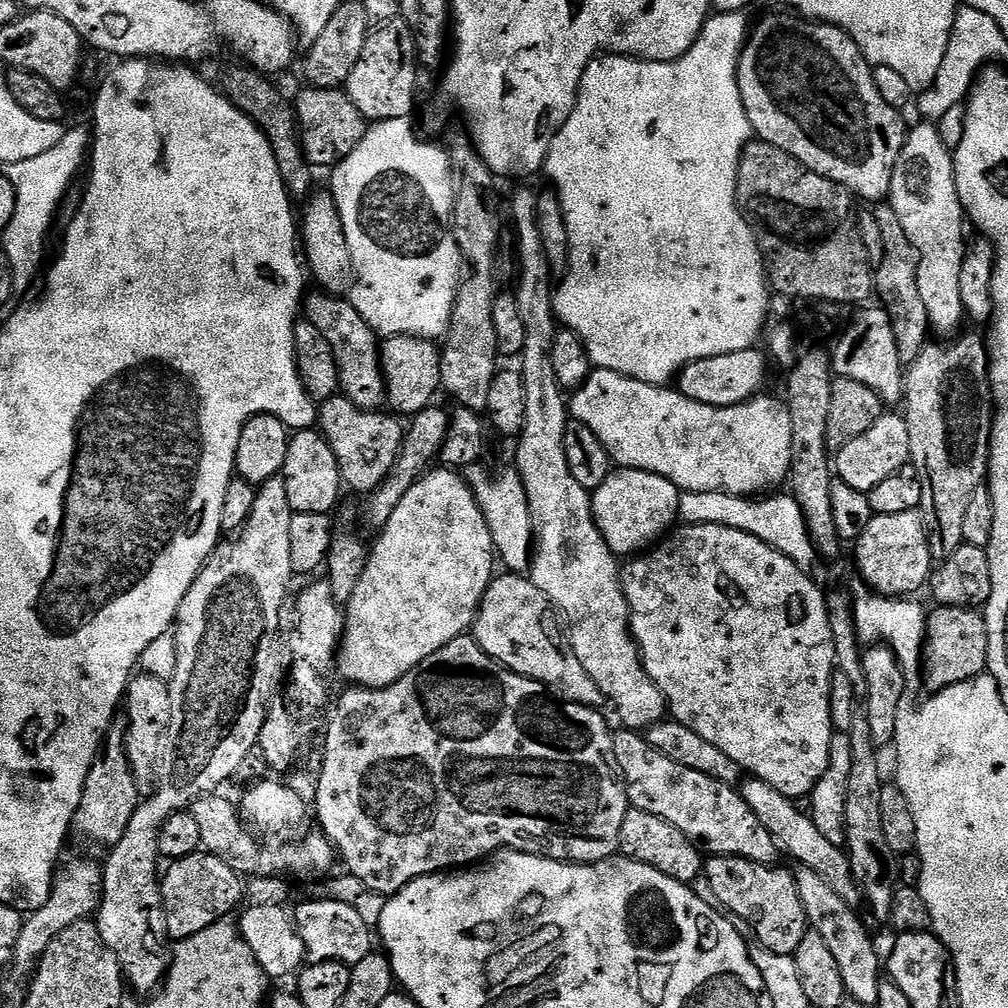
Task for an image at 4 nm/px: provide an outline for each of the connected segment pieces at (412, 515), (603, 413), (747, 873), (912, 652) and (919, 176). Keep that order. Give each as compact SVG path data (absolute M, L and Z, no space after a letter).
M440 466L435 470L425 472L417 484L410 486L410 490L406 490L406 498L402 498L402 502L398 502L394 514L390 514L390 522L386 522L386 526L377 536L380 537L377 538L376 545L374 543L371 545L368 564L364 567L362 574L362 582L358 582L358 590L354 590L354 594L348 599L344 618L344 639L340 642L340 651L336 657L338 676L348 680L344 682L349 685L362 688L385 688L398 682L398 678L407 676L410 670L414 670L423 660L430 658L430 654L442 650L442 646L446 646L446 642L465 635L473 627L476 614L480 611L480 601L484 599L488 585L494 579L494 571L492 572L494 549L492 535L486 526L486 518L482 514L474 494L468 489L463 475L447 466Z
M596 368L588 375L588 380L583 386L575 389L570 396L570 416L571 419L582 422L597 436L598 442L606 446L610 454L613 465L622 468L633 468L642 470L650 474L658 474L662 478L671 480L681 492L729 492L731 496L755 497L757 494L767 493L769 490L776 490L780 483L789 479L792 470L792 443L790 442L790 414L788 405L783 399L775 400L769 394L755 396L753 400L748 400L745 404L735 404L725 408L715 408L694 402L686 398L679 390L673 390L671 387L661 386L658 384L647 384L641 380L635 380L629 376L619 376L617 372L611 372L605 368Z
M708 856L704 861L702 875L715 890L719 907L731 913L737 921L745 920L749 930L756 935L755 943L759 947L774 950L774 954L795 956L802 938L810 931L810 925L802 898L798 898L795 875L776 867L750 862L750 858Z
M864 590L854 600L856 633L860 635L861 645L875 646L881 642L887 644L904 671L904 682L908 686L921 683L924 634L928 630L926 608L914 601L912 598L881 596L871 590Z
M920 122L917 128L909 131L902 154L898 154L898 162L894 166L890 203L920 260L918 294L926 306L931 331L935 335L937 332L940 338L955 337L966 324L962 306L966 213L956 189L953 153L942 146L935 123Z

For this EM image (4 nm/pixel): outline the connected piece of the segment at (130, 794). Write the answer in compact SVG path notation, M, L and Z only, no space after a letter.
M117 718L108 727L104 743L96 760L90 766L90 774L86 774L84 789L80 795L80 808L72 819L72 828L84 840L93 840L96 844L115 846L126 834L126 826L130 826L130 818L134 818L137 806L142 799L141 789L134 782L134 774L130 770L130 762L126 754L126 729L128 721Z

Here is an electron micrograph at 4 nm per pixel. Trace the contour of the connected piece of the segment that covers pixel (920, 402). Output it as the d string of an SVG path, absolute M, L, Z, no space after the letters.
M965 331L963 334L957 335L947 342L928 343L922 350L922 354L912 363L906 372L906 405L908 404L908 409L903 409L902 415L910 430L910 463L915 466L922 478L922 502L920 503L920 508L924 517L924 528L928 532L928 545L932 551L933 561L936 562L950 558L954 554L954 550L958 550L958 546L965 544L962 529L964 529L966 509L968 509L970 497L974 494L974 490L982 487L988 475L988 451L992 445L992 417L994 415L992 379L988 373L990 367L990 348L986 343L985 337L983 340L978 333L967 332Z

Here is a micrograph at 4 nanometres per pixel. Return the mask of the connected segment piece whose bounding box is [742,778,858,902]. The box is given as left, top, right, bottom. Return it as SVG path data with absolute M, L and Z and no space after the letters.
M748 778L743 781L742 795L746 806L750 806L750 810L754 810L758 822L762 822L762 826L766 826L766 830L770 830L770 834L776 840L777 845L781 849L784 848L797 861L795 862L801 868L809 868L814 870L816 874L822 874L822 878L826 878L826 882L830 882L830 886L842 899L852 902L855 901L858 885L856 883L856 875L852 872L852 867L848 862L848 853L841 845L829 842L818 830L818 826L814 826L811 815L807 811L804 812L799 808L797 801L791 796L782 794L778 790L774 790L774 786L770 786L766 782L755 778Z

